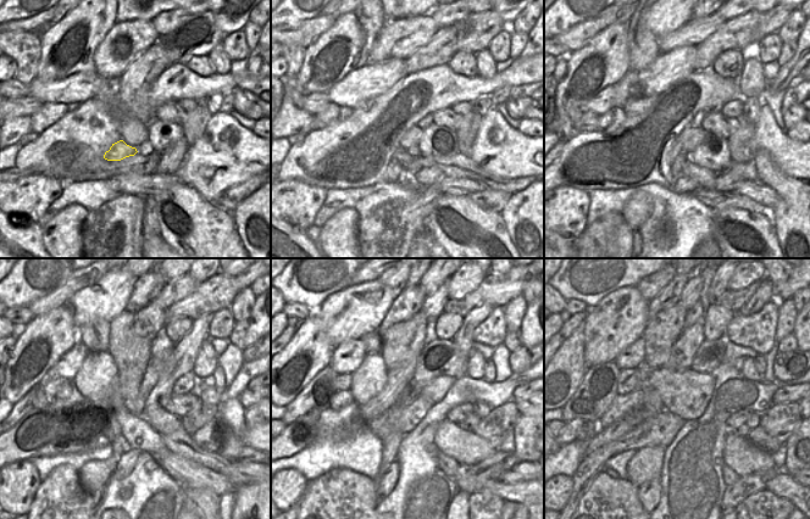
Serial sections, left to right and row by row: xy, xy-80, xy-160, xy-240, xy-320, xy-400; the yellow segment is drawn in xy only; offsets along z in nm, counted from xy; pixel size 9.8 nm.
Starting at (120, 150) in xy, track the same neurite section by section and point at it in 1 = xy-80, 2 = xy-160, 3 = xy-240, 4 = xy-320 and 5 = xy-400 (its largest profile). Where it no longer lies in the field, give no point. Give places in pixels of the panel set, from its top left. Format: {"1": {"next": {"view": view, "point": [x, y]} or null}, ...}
{"1": {"next": {"view": "xy-80", "point": [401, 156]}}, "2": {"next": {"view": "xy-160", "point": [706, 178]}}, "3": {"next": {"view": "xy-240", "point": [189, 474]}}, "4": {"next": {"view": "xy-320", "point": [519, 492]}}, "5": {"next": null}}

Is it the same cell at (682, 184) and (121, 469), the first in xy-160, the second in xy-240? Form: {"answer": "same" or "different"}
{"answer": "same"}

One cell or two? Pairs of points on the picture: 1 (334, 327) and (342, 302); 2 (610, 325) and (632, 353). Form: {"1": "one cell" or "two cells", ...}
{"1": "one cell", "2": "two cells"}

